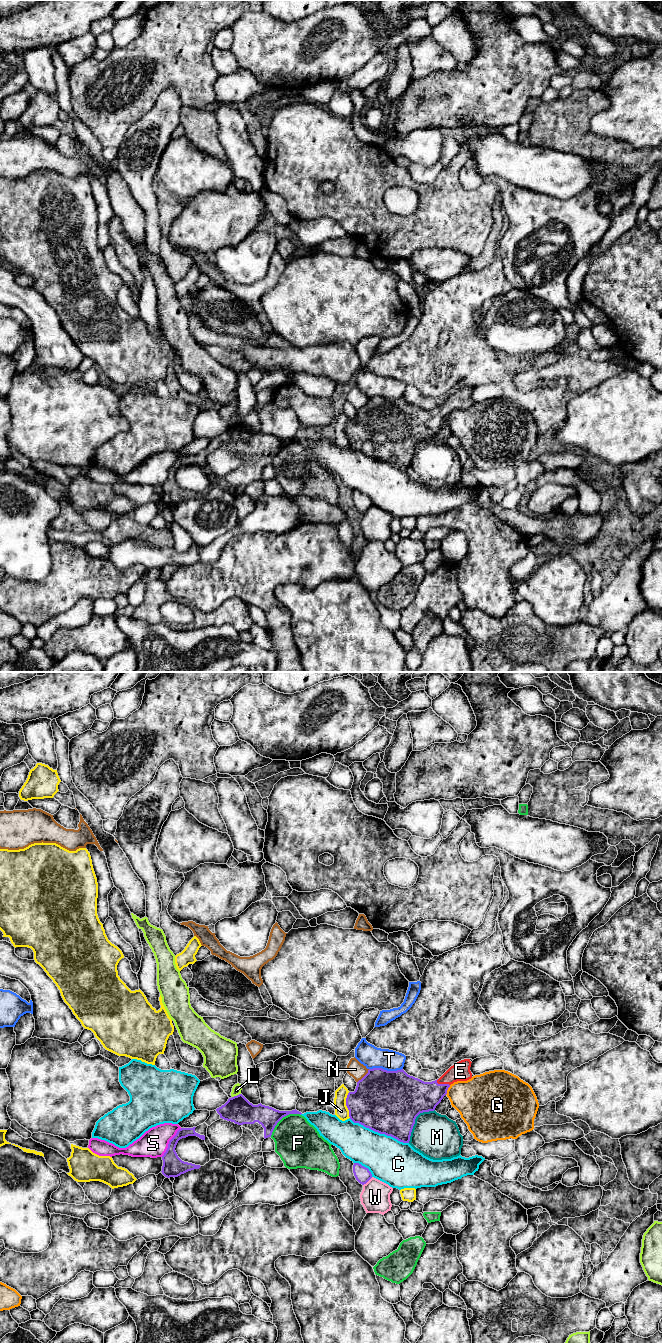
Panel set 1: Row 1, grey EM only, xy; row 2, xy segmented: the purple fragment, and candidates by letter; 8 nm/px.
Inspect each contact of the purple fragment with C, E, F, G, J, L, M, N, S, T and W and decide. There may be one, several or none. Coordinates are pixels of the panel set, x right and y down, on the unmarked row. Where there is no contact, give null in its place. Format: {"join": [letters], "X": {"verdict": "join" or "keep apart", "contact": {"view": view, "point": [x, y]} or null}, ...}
{"join": ["E"], "C": {"verdict": "keep apart", "contact": {"view": "xy", "point": [379, 460]}}, "E": {"verdict": "join", "contact": {"view": "xy", "point": [442, 412]}}, "F": {"verdict": "keep apart", "contact": {"view": "xy", "point": [282, 445]}}, "G": {"verdict": "keep apart", "contact": {"view": "xy", "point": [447, 417]}}, "J": {"verdict": "keep apart", "contact": {"view": "xy", "point": [346, 433]}}, "L": {"verdict": "keep apart", "contact": {"view": "xy", "point": [237, 423]}}, "M": {"verdict": "keep apart", "contact": {"view": "xy", "point": [414, 449]}}, "N": {"verdict": "keep apart", "contact": {"view": "xy", "point": [364, 404]}}, "S": {"verdict": "keep apart", "contact": {"view": "xy", "point": [169, 470]}}, "T": {"verdict": "keep apart", "contact": {"view": "xy", "point": [386, 398]}}, "W": {"verdict": "keep apart", "contact": {"view": "xy", "point": [367, 509]}}}

